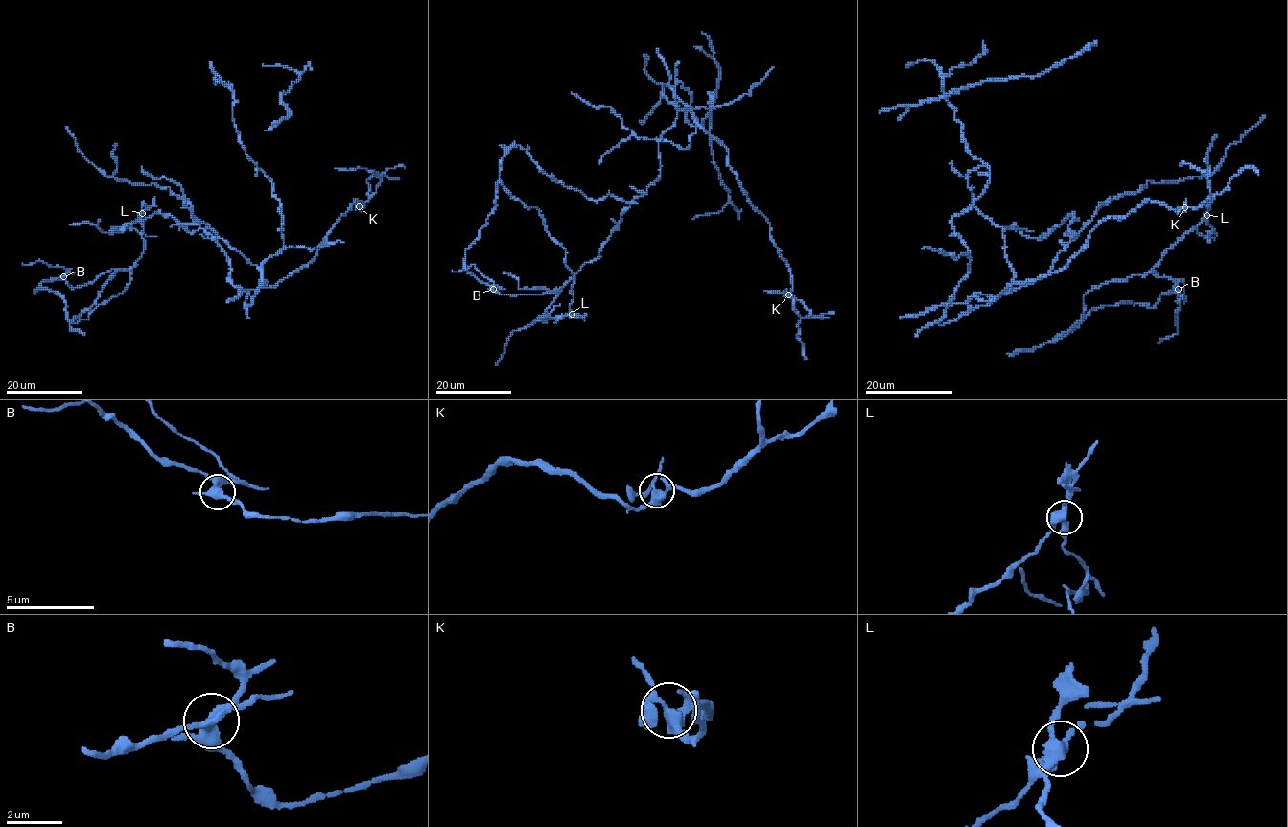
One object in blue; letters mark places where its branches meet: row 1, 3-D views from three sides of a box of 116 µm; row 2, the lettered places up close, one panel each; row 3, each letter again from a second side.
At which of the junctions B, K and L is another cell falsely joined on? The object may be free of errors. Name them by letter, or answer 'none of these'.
L

